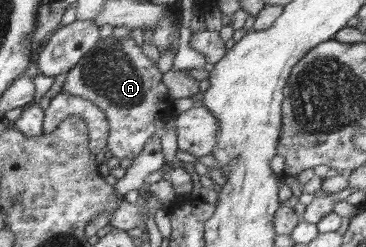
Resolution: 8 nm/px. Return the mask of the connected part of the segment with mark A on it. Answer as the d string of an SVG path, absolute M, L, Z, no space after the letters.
M131 38L100 40L67 74L62 91L82 97L99 105L110 123L106 151L119 159L135 159L153 135L161 133L174 114L169 90L162 82L157 63L147 56L146 48L139 48Z

